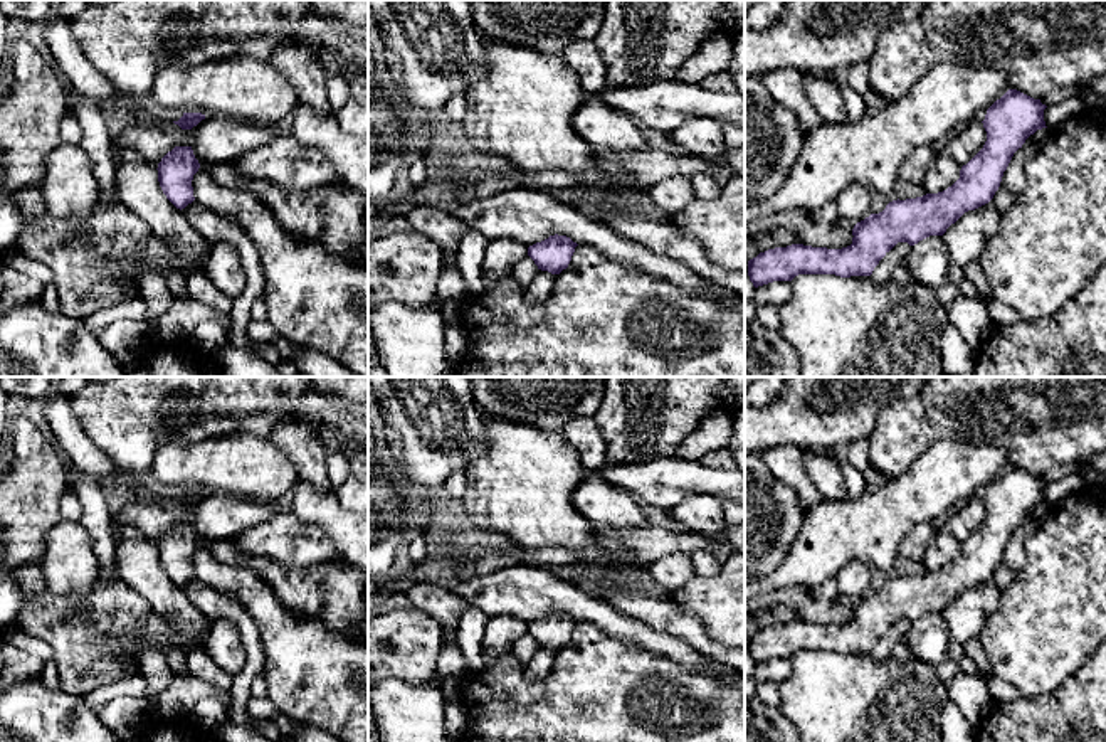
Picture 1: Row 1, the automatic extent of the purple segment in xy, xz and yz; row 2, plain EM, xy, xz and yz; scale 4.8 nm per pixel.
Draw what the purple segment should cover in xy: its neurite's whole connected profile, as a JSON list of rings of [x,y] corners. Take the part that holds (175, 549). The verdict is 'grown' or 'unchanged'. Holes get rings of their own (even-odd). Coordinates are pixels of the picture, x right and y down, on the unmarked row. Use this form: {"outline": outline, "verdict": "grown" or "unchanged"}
{"outline": [[[175,523],[158,540],[158,559],[166,575],[176,584],[185,586],[195,577],[192,557],[200,540],[192,523]]], "verdict": "unchanged"}

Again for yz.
{"outline": [[[1009,466],[985,491],[987,518],[960,547],[960,555],[943,569],[893,577],[852,606],[852,621],[842,626],[792,621],[760,629],[748,638],[755,665],[792,658],[798,651],[871,653],[898,621],[909,623],[943,612],[965,589],[988,580],[1000,564],[1014,530],[1037,506],[1047,505],[1040,476]]], "verdict": "unchanged"}

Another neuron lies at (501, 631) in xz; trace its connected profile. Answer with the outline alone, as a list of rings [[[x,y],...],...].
[[[503,614],[489,617],[482,651],[489,658],[499,658],[511,651],[511,646],[528,633],[528,624],[518,617]]]

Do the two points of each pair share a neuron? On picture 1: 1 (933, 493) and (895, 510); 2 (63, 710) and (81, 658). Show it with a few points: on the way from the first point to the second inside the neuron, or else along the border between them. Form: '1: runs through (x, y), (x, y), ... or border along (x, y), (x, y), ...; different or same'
1: runs through (923, 493), (905, 502); same
2: border along (59, 688), (81, 697); different

